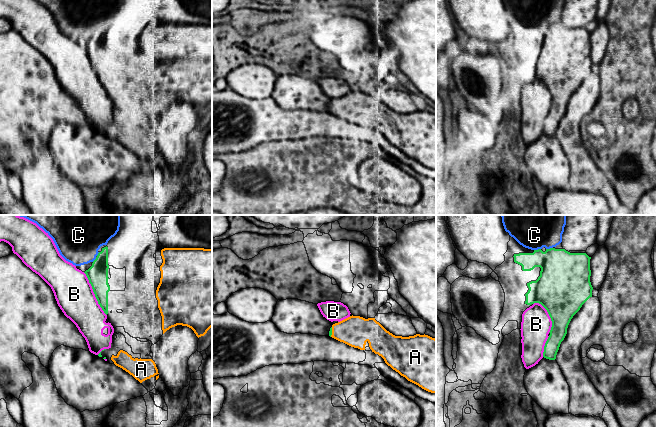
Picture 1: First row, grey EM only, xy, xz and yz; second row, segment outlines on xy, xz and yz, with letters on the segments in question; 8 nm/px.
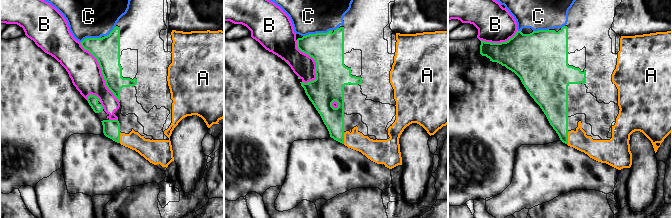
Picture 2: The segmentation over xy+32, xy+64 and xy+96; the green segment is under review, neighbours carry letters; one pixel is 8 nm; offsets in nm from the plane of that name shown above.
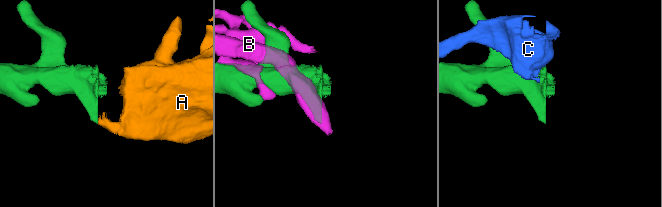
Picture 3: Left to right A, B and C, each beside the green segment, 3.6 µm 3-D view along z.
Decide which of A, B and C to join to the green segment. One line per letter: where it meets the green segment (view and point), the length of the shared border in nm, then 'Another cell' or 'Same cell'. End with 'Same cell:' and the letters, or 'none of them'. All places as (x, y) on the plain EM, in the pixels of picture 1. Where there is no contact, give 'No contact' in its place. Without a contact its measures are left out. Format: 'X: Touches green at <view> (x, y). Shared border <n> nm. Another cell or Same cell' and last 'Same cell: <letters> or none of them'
A: Touches green at xz (331, 108). Shared border 80 nm. Same cell
B: Touches green at xy (94, 69). Shared border 400 nm. Another cell
C: Touches green at yz (550, 24). Shared border 60 nm. Another cell
Same cell: A

